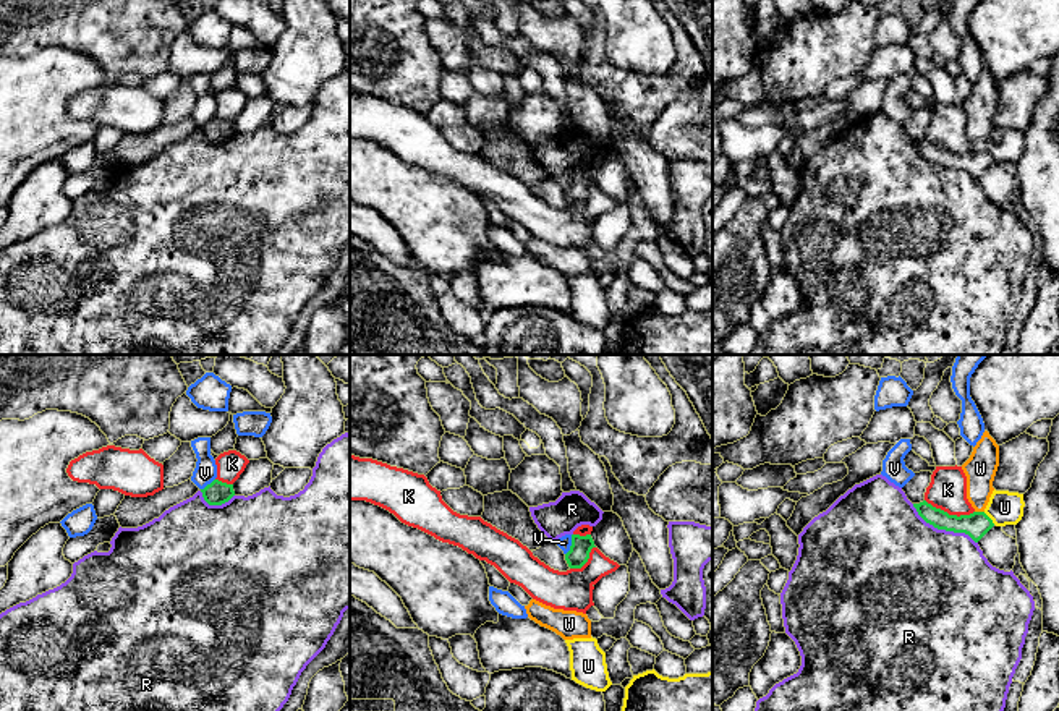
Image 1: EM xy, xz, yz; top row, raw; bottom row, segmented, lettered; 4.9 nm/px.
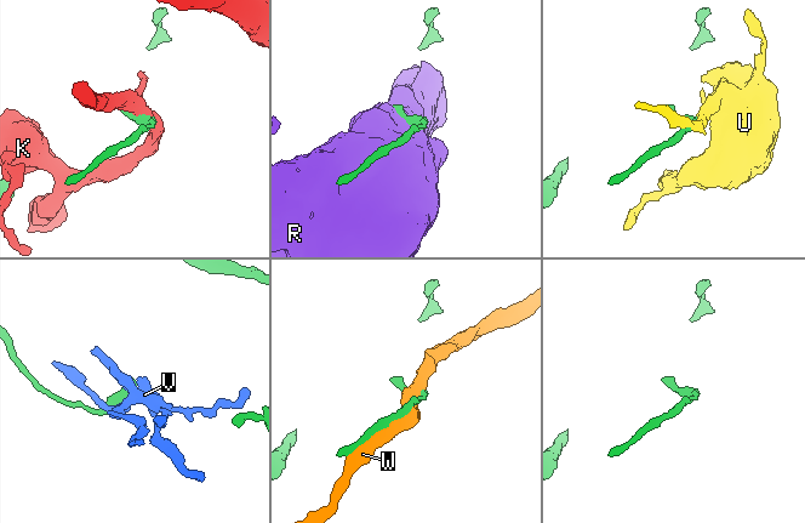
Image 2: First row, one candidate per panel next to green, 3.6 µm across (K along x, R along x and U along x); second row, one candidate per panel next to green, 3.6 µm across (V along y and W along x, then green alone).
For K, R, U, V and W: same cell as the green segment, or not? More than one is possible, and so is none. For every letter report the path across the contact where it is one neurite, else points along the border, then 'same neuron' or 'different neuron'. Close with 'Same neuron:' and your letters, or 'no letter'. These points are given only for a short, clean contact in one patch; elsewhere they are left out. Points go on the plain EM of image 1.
K: border yz (925, 136), (949, 151), (969, 153), (973, 149); different neuron
R: different neuron
U: different neuron
V: border xz (572, 172), (572, 182), (565, 191); different neuron
W: different neuron
Same neuron: no letter

